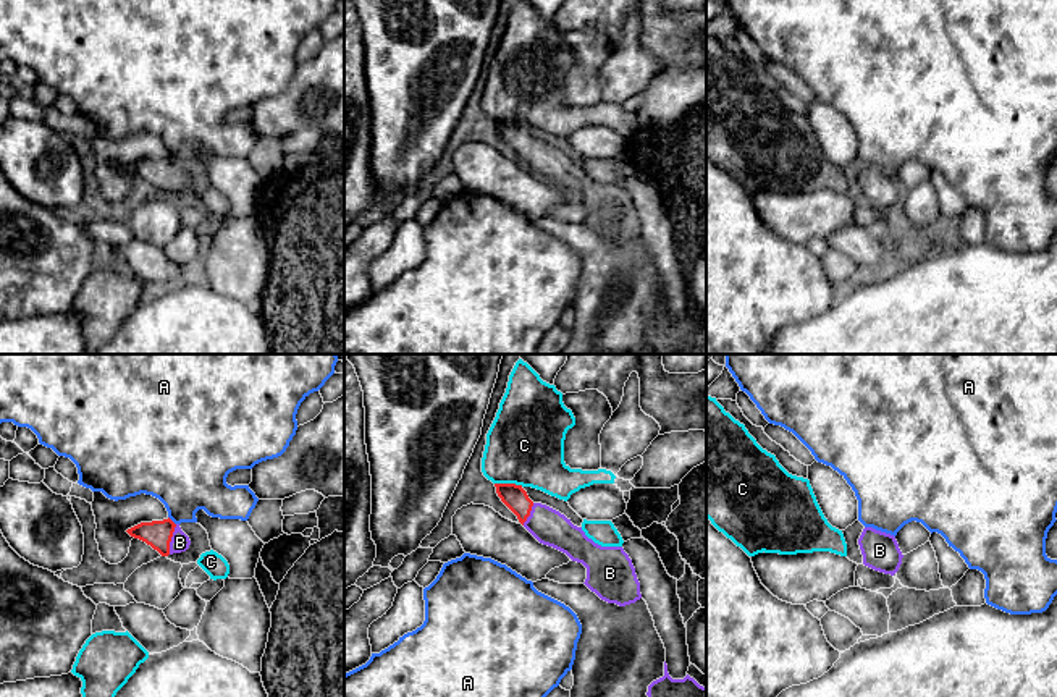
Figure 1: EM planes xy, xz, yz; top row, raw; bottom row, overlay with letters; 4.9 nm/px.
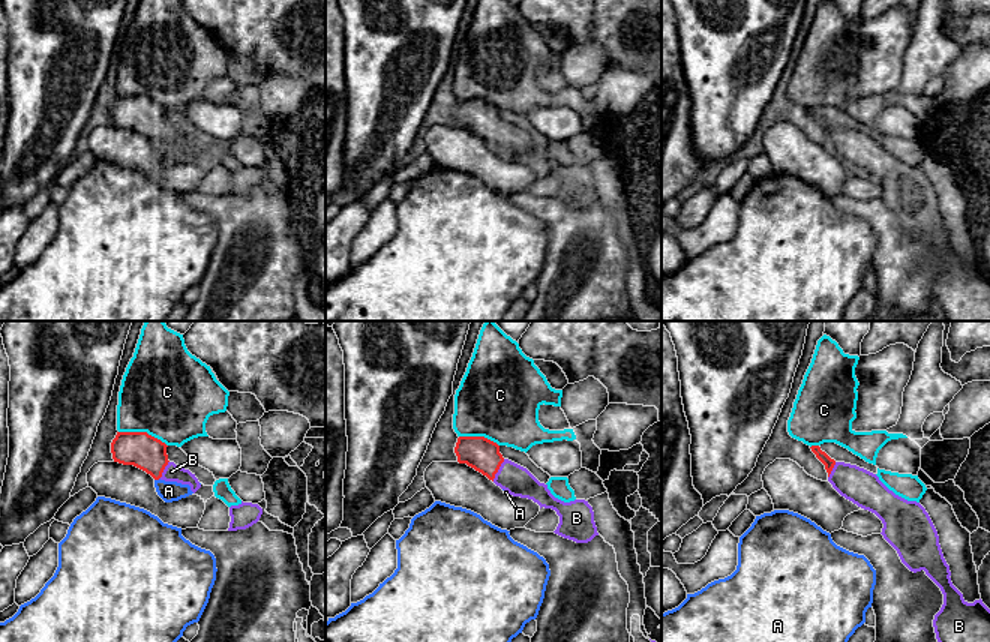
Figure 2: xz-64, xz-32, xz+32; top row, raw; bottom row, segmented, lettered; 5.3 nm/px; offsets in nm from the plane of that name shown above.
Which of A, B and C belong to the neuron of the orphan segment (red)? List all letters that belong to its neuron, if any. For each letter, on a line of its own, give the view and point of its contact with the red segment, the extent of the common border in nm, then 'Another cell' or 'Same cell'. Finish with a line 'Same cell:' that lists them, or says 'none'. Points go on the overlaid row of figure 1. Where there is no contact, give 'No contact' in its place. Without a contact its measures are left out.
A: Touches red at xy (172, 521). Shared border 60 nm. Another cell
B: Touches red at xy (170, 539). Shared border 160 nm. Same cell
C: Touches red at xz (509, 484). Shared border 140 nm. Another cell
Same cell: B

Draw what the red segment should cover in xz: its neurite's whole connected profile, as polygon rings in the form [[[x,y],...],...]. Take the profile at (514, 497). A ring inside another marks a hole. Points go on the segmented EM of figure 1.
[[[495,484],[501,501],[543,545],[566,553],[587,568],[585,585],[601,600],[625,606],[642,598],[632,560],[622,547],[601,547],[559,511],[533,503],[522,485]]]

